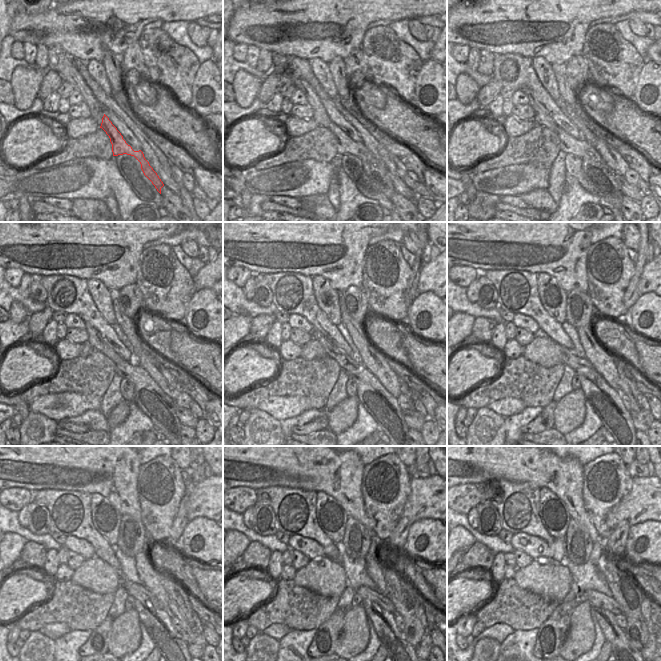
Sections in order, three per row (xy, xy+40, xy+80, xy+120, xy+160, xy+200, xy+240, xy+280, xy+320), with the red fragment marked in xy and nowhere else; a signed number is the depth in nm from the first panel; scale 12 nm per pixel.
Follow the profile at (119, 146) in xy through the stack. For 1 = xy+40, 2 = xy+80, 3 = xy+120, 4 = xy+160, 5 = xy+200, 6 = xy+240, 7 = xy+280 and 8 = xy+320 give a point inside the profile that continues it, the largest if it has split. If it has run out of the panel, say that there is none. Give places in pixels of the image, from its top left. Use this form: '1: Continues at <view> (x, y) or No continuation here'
1: Continues at xy+40 (376, 170)
2: Continues at xy+80 (607, 183)
3: Continues at xy+120 (148, 396)
4: Continues at xy+160 (380, 404)
5: Continues at xy+200 (606, 402)
6: Continues at xy+240 (158, 622)
7: Continues at xy+280 (398, 649)
8: Continues at xy+320 (621, 648).

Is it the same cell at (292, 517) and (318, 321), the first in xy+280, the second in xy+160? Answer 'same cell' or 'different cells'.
same cell

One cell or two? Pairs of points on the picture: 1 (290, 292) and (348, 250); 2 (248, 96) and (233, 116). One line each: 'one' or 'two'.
1: two
2: two

